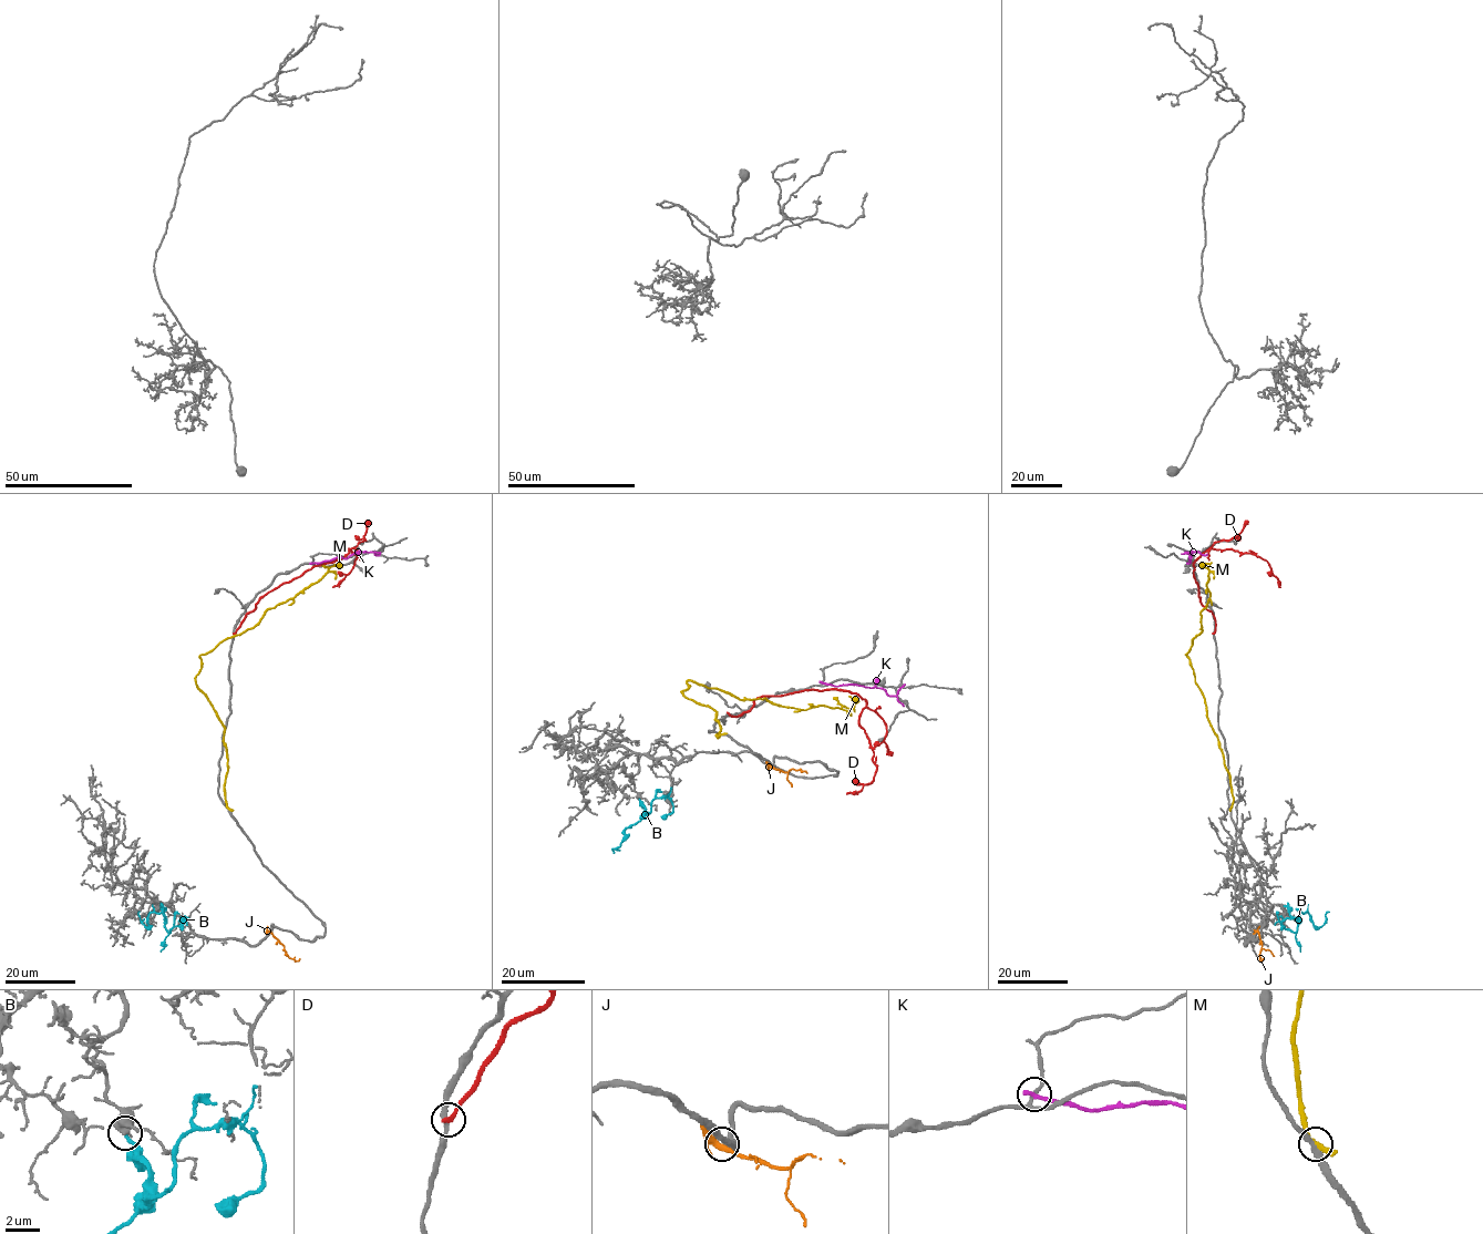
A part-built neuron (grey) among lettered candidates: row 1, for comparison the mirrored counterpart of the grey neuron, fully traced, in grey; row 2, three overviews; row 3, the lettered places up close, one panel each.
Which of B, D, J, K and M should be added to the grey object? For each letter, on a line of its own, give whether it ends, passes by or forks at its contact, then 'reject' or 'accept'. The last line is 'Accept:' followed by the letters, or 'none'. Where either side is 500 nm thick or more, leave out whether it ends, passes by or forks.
B: reject
D: it ends there; reject
J: it forks there; reject
K: it ends there; reject
M: it passes by; reject
Accept: none

